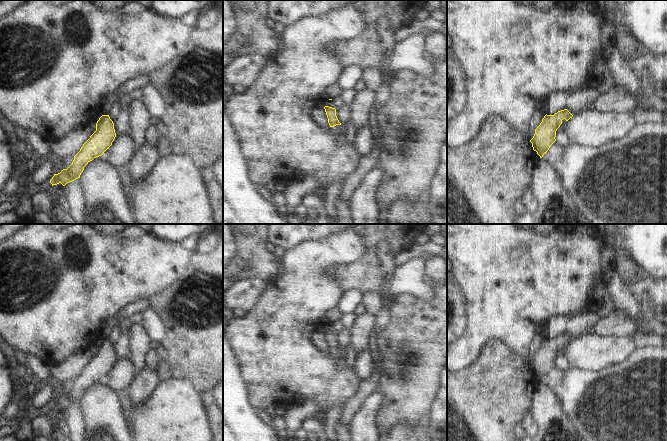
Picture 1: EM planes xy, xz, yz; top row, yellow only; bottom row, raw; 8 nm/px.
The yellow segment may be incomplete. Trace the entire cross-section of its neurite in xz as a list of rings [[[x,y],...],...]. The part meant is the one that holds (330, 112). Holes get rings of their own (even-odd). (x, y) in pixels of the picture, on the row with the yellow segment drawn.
[[[325,106],[324,109],[326,112],[327,118],[328,118],[328,123],[329,123],[330,127],[332,128],[332,135],[333,135],[335,141],[339,142],[339,141],[343,140],[344,139],[344,130],[336,116],[336,109],[329,107],[329,106]]]

